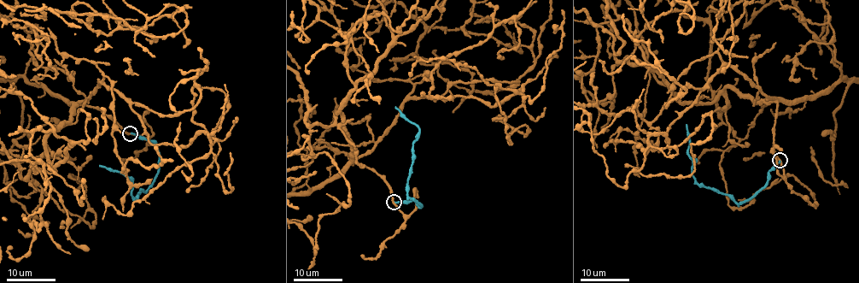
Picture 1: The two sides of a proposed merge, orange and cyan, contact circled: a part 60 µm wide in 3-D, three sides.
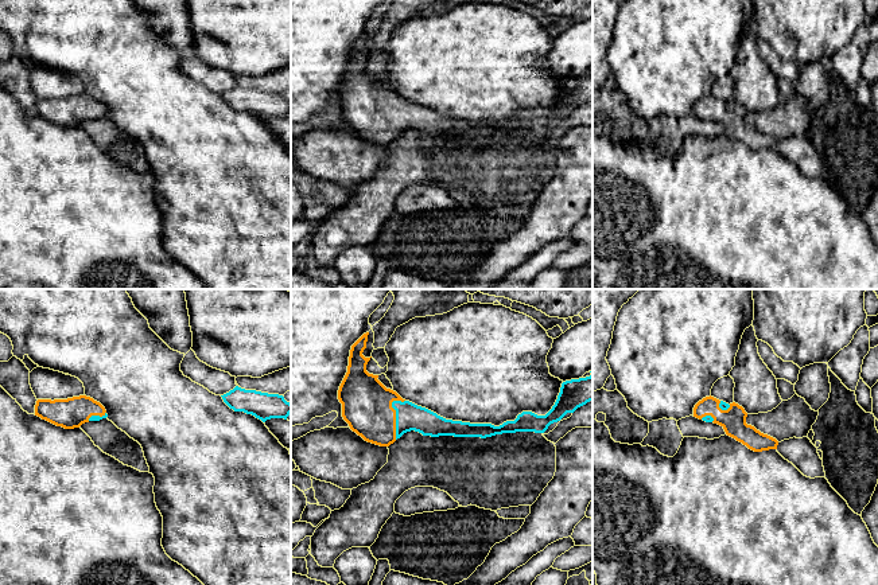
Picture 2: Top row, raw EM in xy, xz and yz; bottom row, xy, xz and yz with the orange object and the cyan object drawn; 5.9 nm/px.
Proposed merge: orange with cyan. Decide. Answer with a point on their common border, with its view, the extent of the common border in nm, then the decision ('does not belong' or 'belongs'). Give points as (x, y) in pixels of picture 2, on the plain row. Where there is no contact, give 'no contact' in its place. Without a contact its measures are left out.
meets orange in xz at (395, 113); contact 240 nm long; belongs

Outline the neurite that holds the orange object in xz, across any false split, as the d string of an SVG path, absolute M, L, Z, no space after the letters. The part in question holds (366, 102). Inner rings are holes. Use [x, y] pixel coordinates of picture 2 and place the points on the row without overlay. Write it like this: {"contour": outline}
{"contour": "M369 31L364 32L351 44L347 71L339 85L338 98L342 102L342 116L350 128L365 140L380 145L389 145L411 129L431 136L481 137L516 130L544 132L551 122L593 100L591 69L590 75L563 81L555 104L545 114L522 110L514 120L506 120L500 125L446 118L403 98L396 90L386 87L377 78L378 74L366 70L370 56L365 56L362 51L366 47L368 34Z"}

